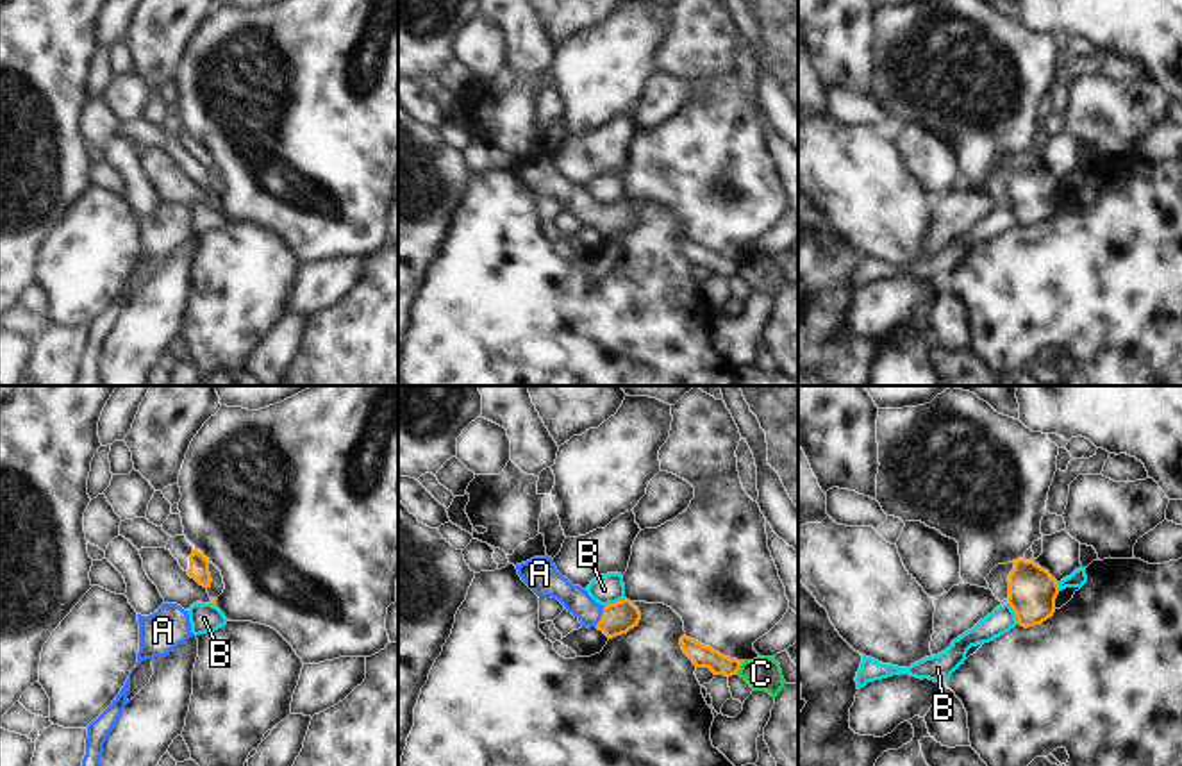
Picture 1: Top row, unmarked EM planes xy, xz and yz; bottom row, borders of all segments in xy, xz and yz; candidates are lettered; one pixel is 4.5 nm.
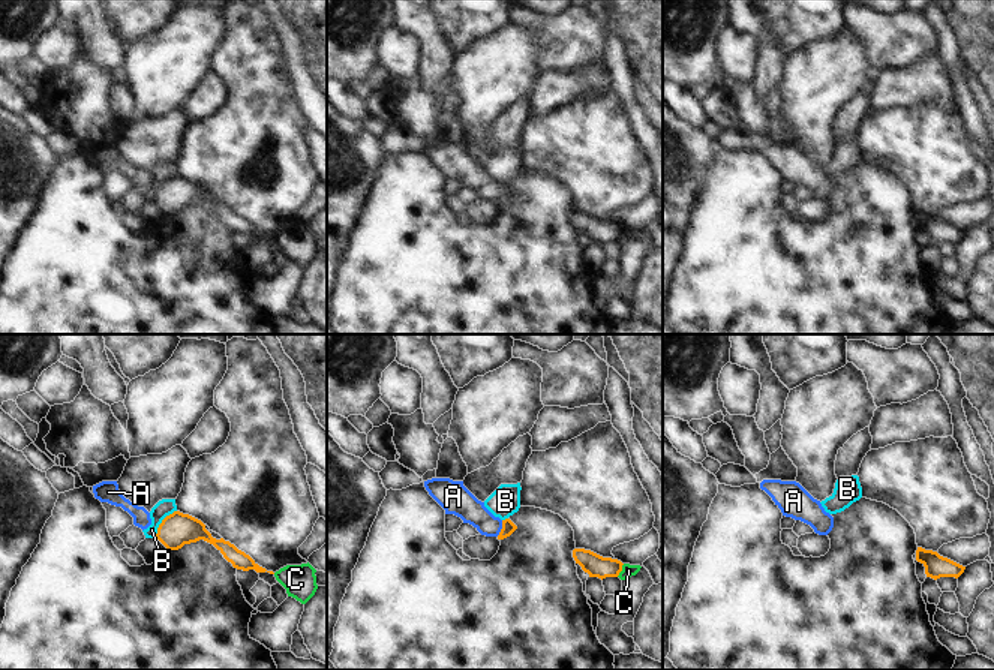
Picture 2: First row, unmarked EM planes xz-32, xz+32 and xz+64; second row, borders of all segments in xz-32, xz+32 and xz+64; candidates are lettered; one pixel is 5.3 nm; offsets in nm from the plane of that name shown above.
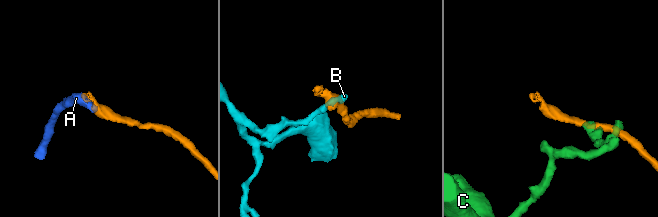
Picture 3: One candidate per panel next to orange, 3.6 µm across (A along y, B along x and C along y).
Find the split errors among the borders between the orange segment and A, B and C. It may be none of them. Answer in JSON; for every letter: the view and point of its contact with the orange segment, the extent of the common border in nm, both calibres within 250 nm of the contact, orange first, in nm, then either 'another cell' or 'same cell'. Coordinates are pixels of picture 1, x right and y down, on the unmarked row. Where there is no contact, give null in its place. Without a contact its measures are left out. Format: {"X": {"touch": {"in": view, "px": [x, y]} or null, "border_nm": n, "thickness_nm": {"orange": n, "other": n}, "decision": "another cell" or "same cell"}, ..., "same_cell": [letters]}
{"A": {"touch": {"in": "xz", "px": [602, 216]}, "border_nm": 100, "thickness_nm": {"orange": 150, "other": 120}, "decision": "same cell"}, "B": {"touch": {"in": "xz", "px": [615, 204]}, "border_nm": 110, "thickness_nm": {"orange": 150, "other": 140}, "decision": "another cell"}, "C": {"touch": {"in": "xz", "px": [740, 266]}, "border_nm": 80, "thickness_nm": {"orange": 100, "other": 160}, "decision": "another cell"}, "same_cell": ["A"]}

